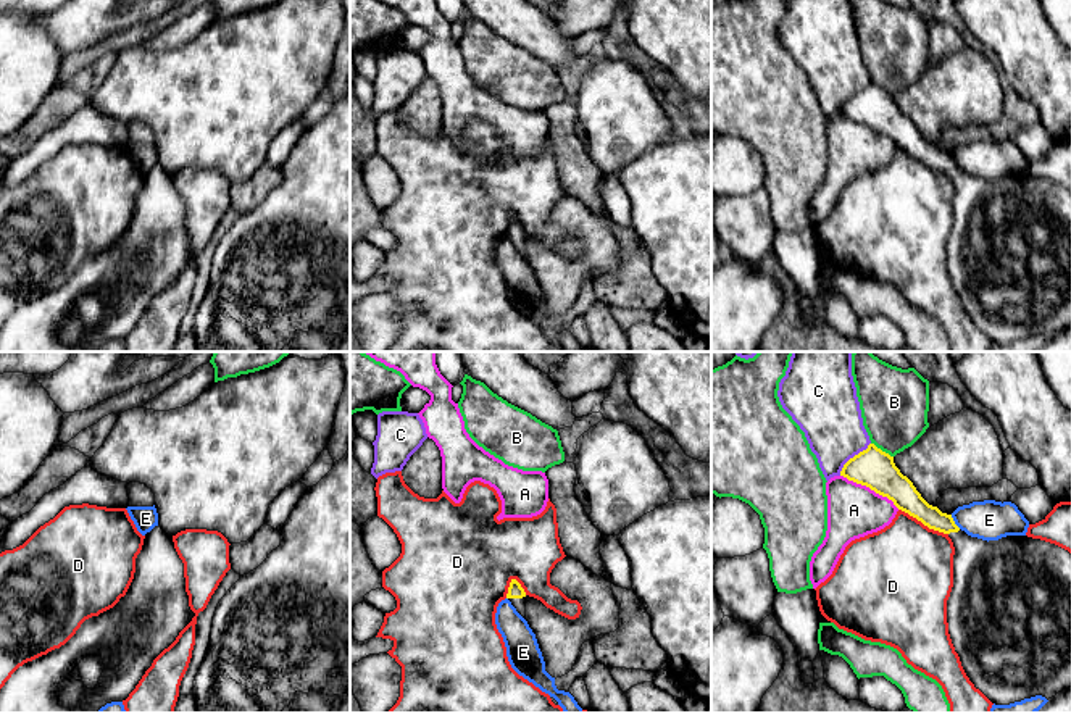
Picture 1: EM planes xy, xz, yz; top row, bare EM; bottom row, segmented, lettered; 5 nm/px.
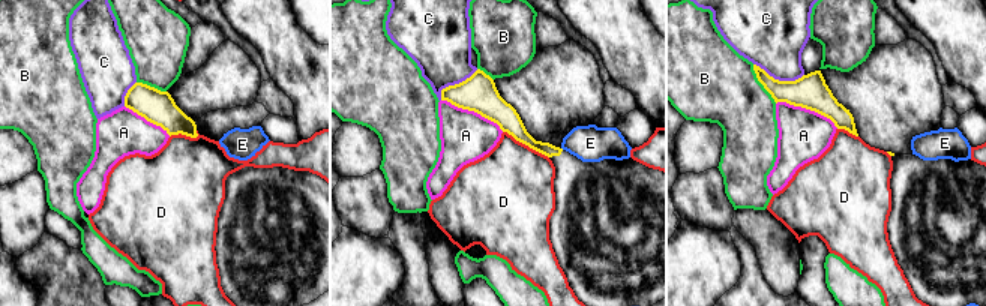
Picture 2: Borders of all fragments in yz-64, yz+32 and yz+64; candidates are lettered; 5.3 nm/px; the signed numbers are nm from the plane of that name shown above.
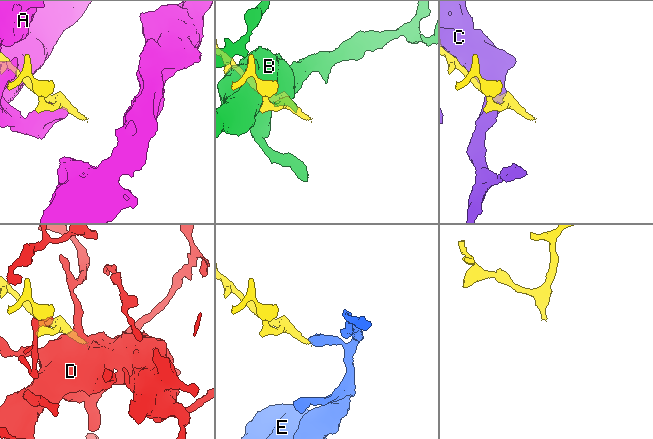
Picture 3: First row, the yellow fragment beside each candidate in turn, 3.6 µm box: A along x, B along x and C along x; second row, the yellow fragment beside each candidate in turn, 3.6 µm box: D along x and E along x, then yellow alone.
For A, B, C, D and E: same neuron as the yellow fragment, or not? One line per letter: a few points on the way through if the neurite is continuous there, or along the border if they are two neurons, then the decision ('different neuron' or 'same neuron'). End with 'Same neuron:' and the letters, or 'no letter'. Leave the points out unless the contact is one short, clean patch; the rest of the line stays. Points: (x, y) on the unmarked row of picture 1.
A: different neuron
B: different neuron
C: different neuron
D: different neuron
E: border yz (950, 154), (960, 166); different neuron
Same neuron: no letter

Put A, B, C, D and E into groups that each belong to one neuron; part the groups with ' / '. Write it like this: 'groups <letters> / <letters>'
groups A / B / C / D / E

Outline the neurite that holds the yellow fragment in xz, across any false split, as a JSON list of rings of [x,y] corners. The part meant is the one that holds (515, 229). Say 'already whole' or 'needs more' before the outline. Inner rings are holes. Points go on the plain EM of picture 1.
needs more; [[[511,218],[506,237],[516,250],[526,258],[526,231],[516,218]]]

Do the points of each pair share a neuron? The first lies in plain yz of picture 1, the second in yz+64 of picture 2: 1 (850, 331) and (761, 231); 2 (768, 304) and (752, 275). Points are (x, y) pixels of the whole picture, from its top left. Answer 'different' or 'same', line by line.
1: same
2: different

